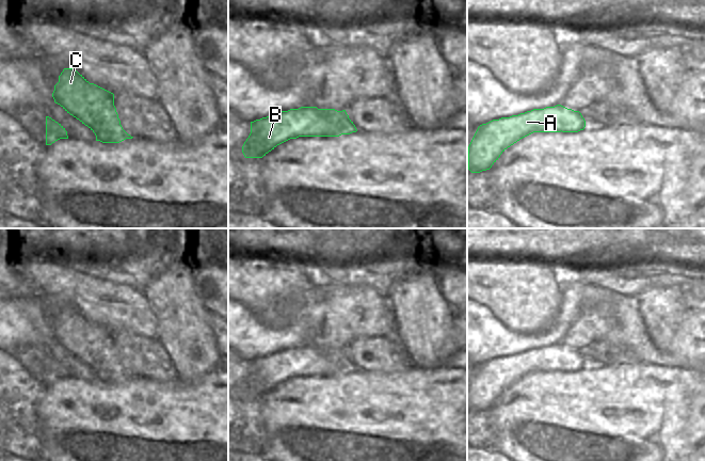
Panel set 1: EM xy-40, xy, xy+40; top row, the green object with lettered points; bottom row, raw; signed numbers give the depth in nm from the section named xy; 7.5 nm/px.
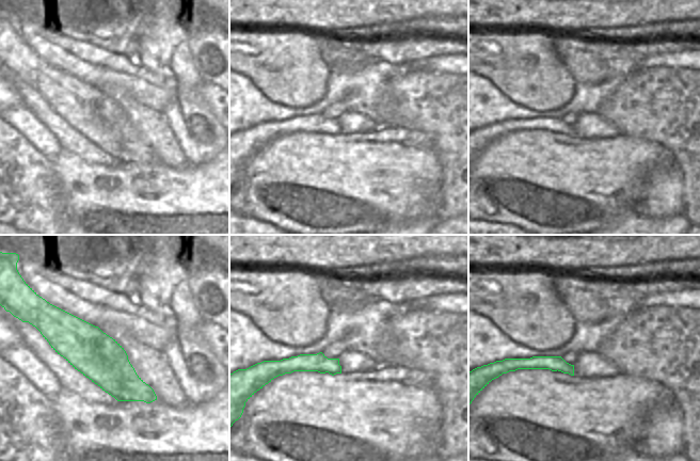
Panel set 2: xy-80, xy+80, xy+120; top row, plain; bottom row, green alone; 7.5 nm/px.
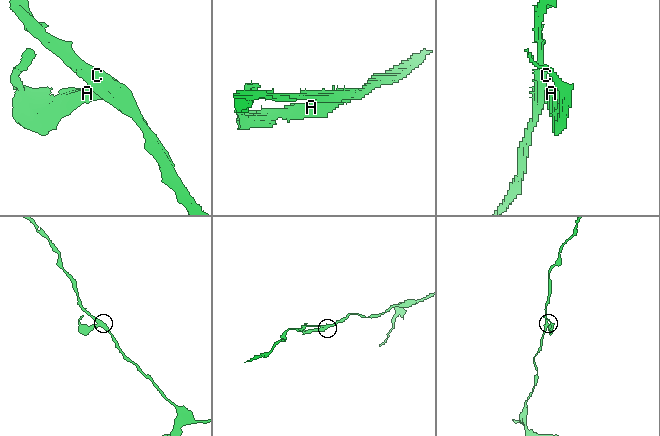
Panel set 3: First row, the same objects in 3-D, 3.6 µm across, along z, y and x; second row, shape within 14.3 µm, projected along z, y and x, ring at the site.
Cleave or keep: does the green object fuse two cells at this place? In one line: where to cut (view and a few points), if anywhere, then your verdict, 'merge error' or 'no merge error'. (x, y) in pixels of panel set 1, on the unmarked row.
cut in xy along (343, 351), (343, 354), (334, 362), (318, 364), (324, 375); merge error

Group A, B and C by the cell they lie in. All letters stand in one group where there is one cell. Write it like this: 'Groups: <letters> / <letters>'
Groups: A B / C

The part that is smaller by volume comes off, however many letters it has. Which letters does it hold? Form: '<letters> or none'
A, B

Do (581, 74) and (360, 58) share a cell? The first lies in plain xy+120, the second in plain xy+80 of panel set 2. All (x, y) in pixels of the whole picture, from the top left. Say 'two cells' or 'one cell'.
one cell

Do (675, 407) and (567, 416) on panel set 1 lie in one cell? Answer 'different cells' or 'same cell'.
same cell

